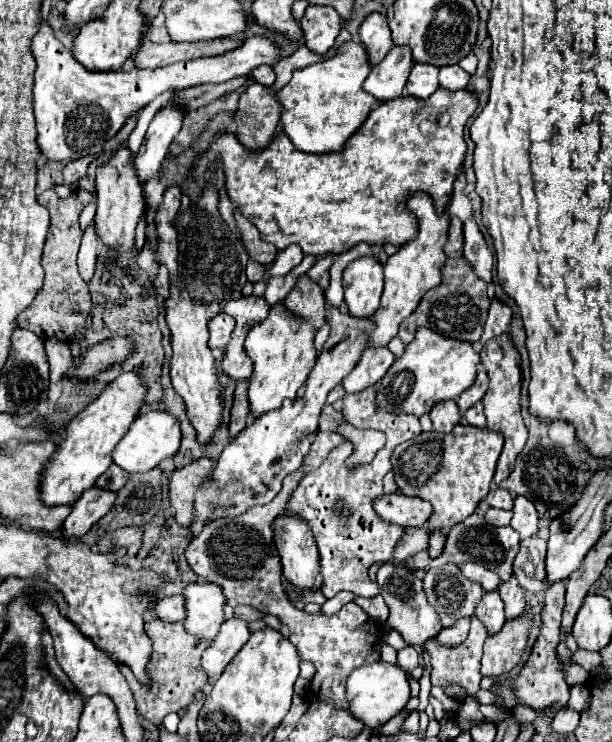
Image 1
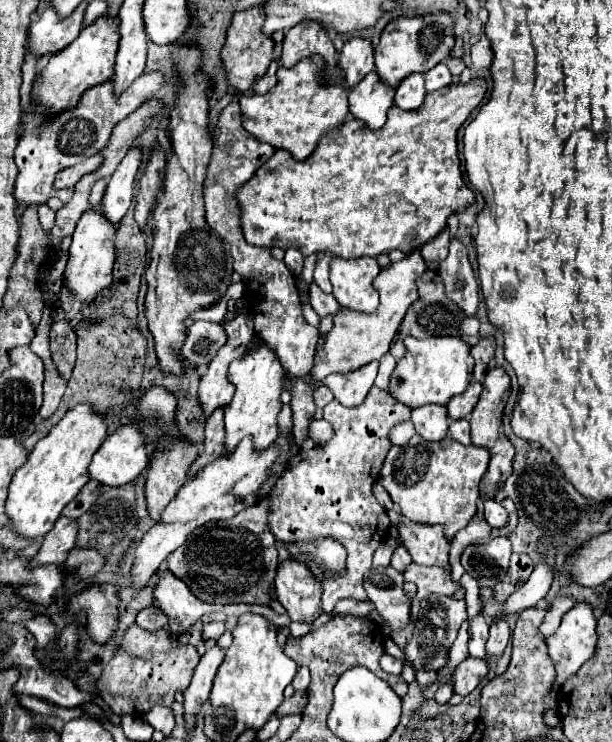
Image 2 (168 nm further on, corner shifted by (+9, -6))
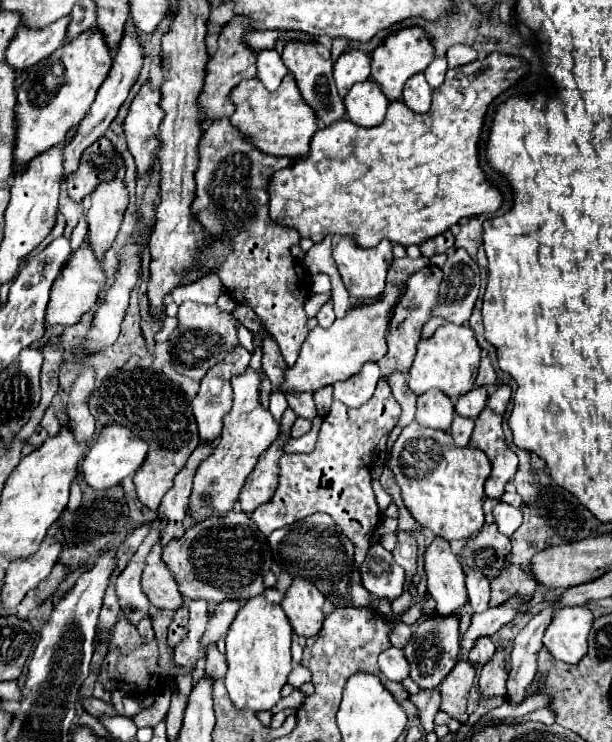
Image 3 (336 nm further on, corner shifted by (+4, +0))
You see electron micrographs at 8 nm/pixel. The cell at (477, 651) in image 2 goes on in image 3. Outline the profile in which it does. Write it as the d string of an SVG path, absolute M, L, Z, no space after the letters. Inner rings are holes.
M482 636L482 640L478 640L478 642L474 644L472 652L468 654L468 660L470 660L470 662L474 662L474 664L476 664L476 662L480 662L480 664L486 664L486 662L492 658L494 650L496 650L496 646L494 646L492 638L488 638L488 636Z

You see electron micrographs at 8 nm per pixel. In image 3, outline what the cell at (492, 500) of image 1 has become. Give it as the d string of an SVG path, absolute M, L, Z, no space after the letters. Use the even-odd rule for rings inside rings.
M502 500L494 506L492 514L494 514L494 522L496 522L498 530L506 536L512 536L516 532L516 528L522 524L522 512Z

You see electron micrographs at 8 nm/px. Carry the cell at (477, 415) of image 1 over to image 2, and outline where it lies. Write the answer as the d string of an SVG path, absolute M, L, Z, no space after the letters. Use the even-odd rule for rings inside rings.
M453 420L449 424L449 434L451 438L455 438L457 442L461 442L463 446L471 444L471 438L469 438L469 422L467 420Z

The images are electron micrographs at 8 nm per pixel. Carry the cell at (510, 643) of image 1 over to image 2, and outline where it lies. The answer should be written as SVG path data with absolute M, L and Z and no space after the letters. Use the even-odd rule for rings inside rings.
M465 658L453 672L453 690L459 696L471 694L477 684L485 678L489 666L485 660L479 658Z

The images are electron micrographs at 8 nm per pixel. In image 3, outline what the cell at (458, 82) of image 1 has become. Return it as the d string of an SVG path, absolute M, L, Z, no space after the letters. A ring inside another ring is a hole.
M434 58L434 62L424 70L426 82L428 82L432 88L438 88L438 86L444 82L446 70L448 70L448 62L446 62L446 58Z

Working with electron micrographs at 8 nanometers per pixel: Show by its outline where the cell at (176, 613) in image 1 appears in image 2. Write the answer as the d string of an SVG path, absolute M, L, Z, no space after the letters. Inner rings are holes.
M149 606L149 608L145 608L145 610L141 610L137 614L137 620L135 622L137 622L137 626L141 626L145 630L155 632L155 630L167 626L167 616L163 616L157 606Z

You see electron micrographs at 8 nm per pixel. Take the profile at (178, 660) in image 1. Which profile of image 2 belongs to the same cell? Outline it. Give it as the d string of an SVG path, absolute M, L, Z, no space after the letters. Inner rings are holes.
M131 624L123 636L123 642L119 644L117 654L103 668L103 674L97 680L97 690L115 714L143 716L155 704L171 706L175 692L183 692L189 686L197 662L199 654L195 646L173 646L167 630L149 632Z

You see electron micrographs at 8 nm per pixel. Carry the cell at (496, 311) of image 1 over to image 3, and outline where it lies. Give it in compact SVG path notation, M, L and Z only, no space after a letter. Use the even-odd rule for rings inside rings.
M482 358L480 368L478 368L478 376L476 376L476 384L478 386L492 386L492 384L496 384L496 372L494 372L494 366L492 366L490 358Z

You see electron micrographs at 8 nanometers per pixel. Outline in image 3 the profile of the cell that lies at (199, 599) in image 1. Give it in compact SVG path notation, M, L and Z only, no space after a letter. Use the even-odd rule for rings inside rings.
M156 544L146 558L146 568L142 574L142 590L146 592L150 604L154 604L160 610L176 612L178 608L188 604L188 600L180 596L176 580L172 580L172 574L168 572L162 560L162 544Z

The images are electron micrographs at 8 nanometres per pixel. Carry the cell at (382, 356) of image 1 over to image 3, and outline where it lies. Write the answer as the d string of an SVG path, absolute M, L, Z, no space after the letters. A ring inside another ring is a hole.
M368 362L362 366L358 374L334 384L334 398L350 408L358 408L372 398L372 392L376 392L376 384L380 376L382 372L378 362Z

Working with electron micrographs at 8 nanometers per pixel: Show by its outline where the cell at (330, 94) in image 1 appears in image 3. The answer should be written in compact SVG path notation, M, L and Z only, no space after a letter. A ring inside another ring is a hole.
M290 72L284 76L280 88L274 92L266 90L258 78L252 78L238 84L232 90L230 98L236 104L236 112L232 114L230 122L246 138L250 138L250 142L256 144L256 148L260 148L266 154L288 156L288 158L304 156L310 152L310 140L318 130L318 120L314 110L300 96L298 84Z

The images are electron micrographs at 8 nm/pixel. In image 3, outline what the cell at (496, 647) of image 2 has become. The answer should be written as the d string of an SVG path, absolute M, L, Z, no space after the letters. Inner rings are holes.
M498 646L494 656L492 656L492 660L488 664L484 664L484 668L480 672L482 698L504 694L504 684L508 682L506 658L508 658L508 652L502 646Z

